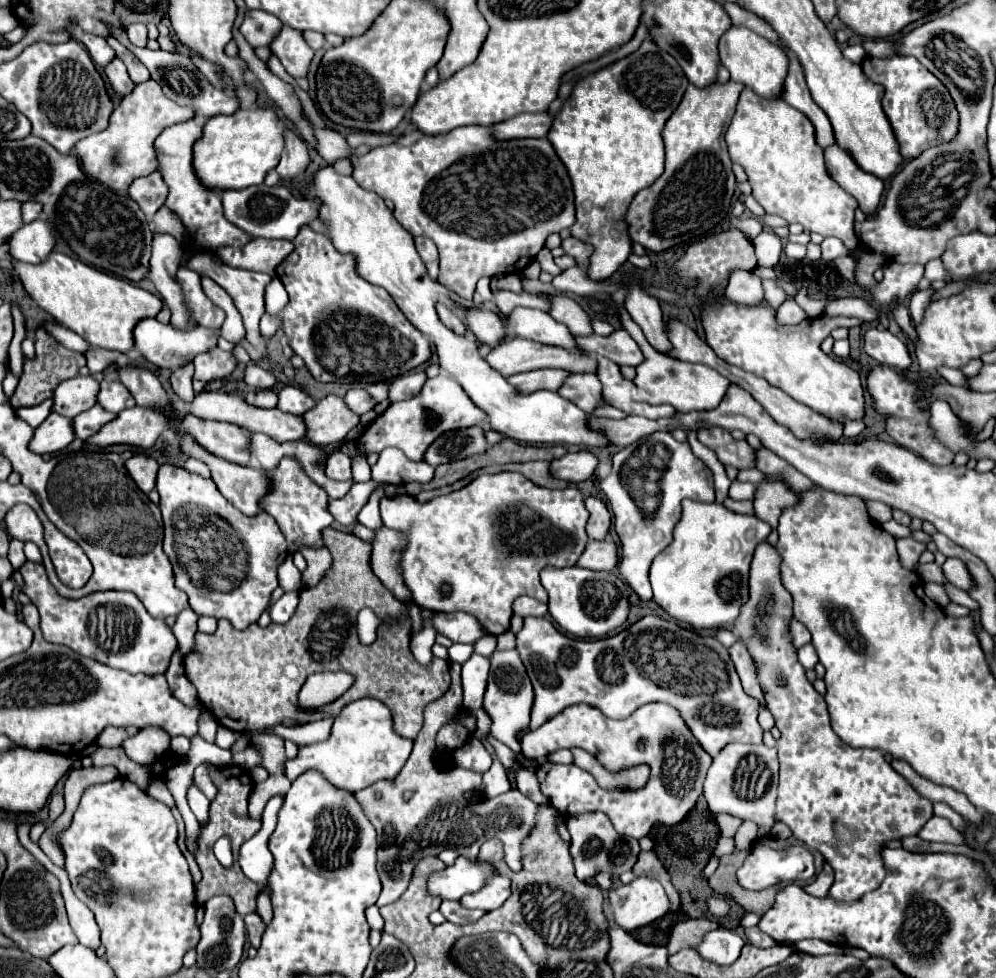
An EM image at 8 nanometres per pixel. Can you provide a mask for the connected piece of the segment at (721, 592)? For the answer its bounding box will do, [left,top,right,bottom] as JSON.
[649,501,771,631]

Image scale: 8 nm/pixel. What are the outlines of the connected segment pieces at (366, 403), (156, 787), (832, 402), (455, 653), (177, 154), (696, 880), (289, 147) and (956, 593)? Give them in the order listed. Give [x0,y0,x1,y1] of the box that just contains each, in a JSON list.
[[345,389,377,415],[147,779,175,807],[701,303,865,425],[449,643,473,663],[155,119,249,251],[649,797,719,917],[277,127,309,179],[943,583,979,611]]

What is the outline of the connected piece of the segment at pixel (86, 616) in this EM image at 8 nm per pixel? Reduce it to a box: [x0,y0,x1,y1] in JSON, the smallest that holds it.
[19,561,177,673]

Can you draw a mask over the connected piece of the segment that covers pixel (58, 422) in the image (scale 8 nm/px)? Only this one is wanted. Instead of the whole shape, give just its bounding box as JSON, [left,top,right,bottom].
[29,415,75,455]

